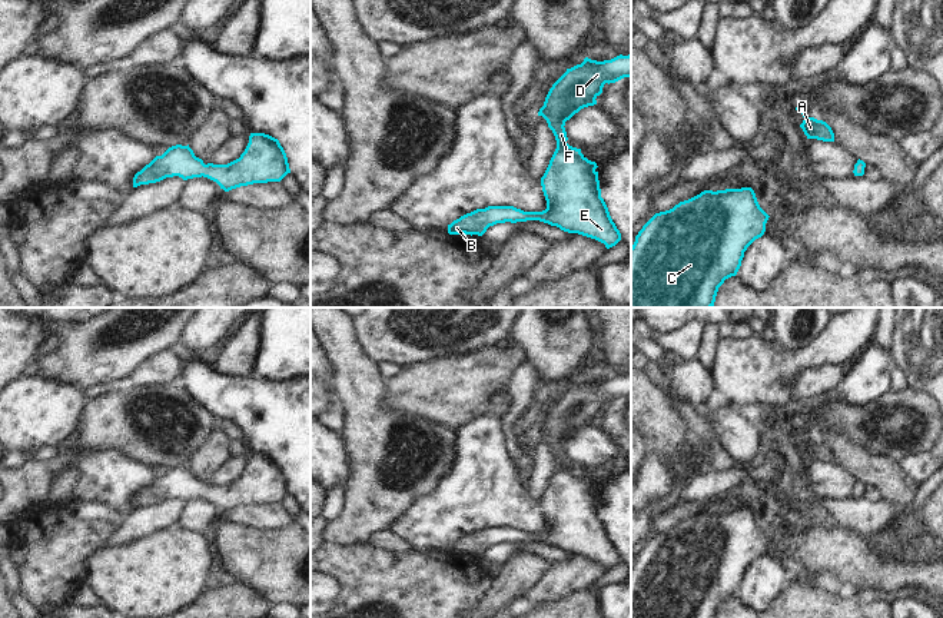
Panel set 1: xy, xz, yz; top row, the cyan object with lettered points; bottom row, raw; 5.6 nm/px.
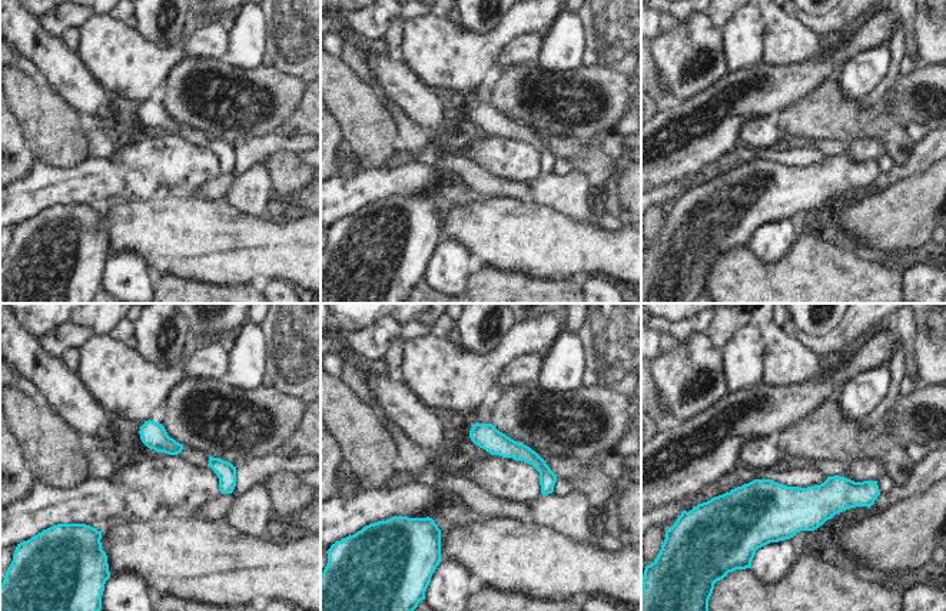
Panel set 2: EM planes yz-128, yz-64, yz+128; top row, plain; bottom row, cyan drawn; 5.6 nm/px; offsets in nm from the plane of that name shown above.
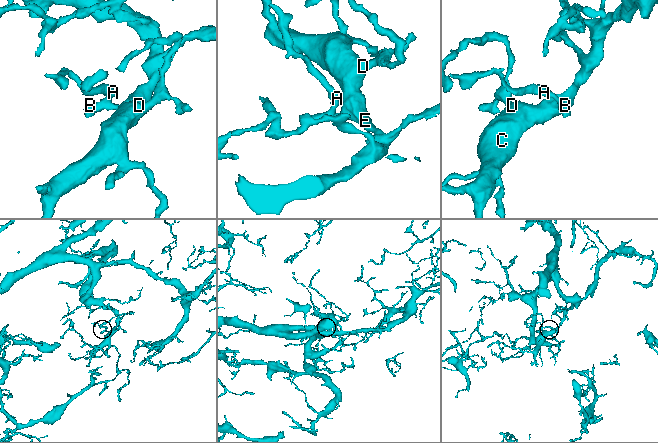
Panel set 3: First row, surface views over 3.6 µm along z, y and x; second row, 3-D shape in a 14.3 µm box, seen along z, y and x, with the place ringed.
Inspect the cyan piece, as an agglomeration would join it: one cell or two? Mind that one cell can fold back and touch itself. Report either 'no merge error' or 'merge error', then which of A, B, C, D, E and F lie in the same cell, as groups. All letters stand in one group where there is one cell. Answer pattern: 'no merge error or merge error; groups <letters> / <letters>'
no merge error; groups A B C D E F

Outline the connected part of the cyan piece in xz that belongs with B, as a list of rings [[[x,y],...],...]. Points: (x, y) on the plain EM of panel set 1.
[[[631,375],[617,376],[611,381],[597,382],[588,378],[581,385],[577,385],[567,392],[549,409],[544,426],[538,436],[542,436],[548,448],[552,451],[557,469],[549,481],[549,485],[541,498],[542,512],[547,521],[547,529],[542,532],[524,532],[514,526],[488,526],[477,529],[461,536],[448,545],[449,555],[478,555],[482,556],[489,546],[497,544],[517,544],[527,541],[539,541],[551,546],[557,546],[568,554],[578,554],[595,559],[605,565],[607,569],[615,566],[621,561],[621,554],[612,542],[608,528],[601,518],[598,486],[588,481],[581,469],[572,468],[567,464],[565,442],[570,441],[581,429],[597,425],[597,418],[602,413],[605,403],[615,403],[624,398],[631,398]]]

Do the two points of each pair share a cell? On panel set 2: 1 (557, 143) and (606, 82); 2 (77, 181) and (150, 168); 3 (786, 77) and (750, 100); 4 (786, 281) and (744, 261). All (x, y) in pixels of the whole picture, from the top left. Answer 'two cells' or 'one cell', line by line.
1: two cells
2: one cell
3: one cell
4: one cell

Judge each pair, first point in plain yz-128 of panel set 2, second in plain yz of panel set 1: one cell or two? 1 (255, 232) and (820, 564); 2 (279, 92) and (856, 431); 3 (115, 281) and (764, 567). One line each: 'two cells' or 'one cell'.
1: one cell
2: one cell
3: one cell

